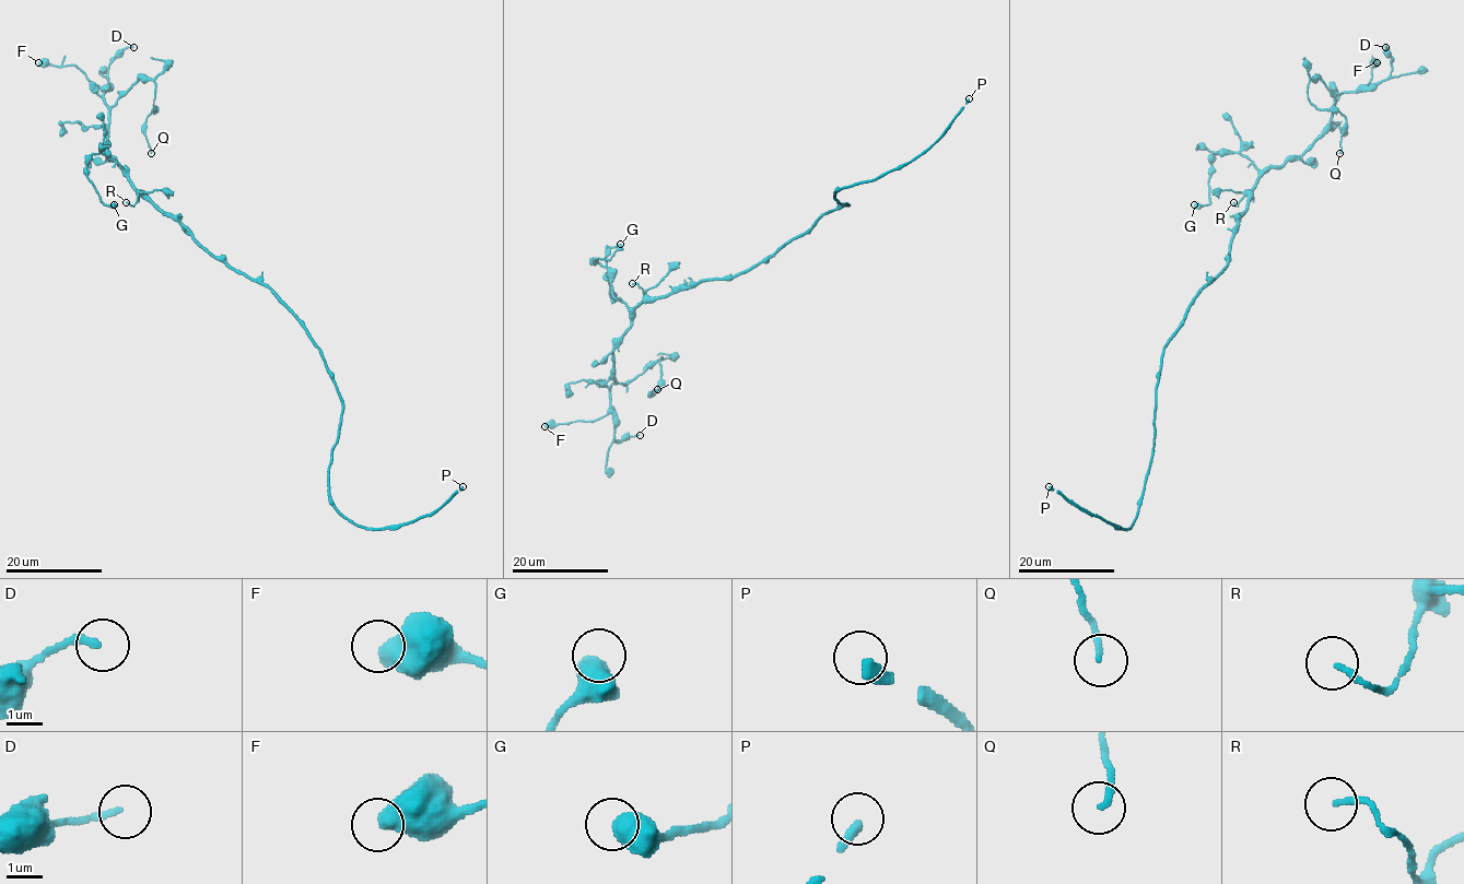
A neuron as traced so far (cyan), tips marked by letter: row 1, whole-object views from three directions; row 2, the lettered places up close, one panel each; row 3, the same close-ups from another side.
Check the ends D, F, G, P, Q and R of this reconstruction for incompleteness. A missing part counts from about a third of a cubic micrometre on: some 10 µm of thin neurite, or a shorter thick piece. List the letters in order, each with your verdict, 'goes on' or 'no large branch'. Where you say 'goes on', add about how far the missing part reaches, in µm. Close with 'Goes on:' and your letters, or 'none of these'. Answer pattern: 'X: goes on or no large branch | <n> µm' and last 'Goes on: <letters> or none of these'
D: no large branch
F: no large branch
G: no large branch
P: goes on | 300 µm
Q: no large branch
R: no large branch
Goes on: P

